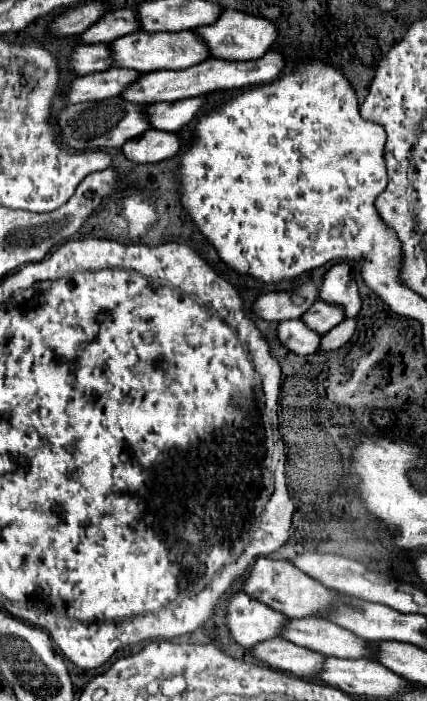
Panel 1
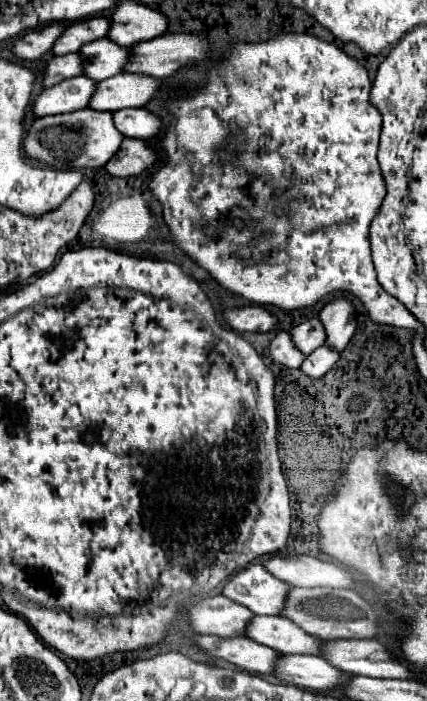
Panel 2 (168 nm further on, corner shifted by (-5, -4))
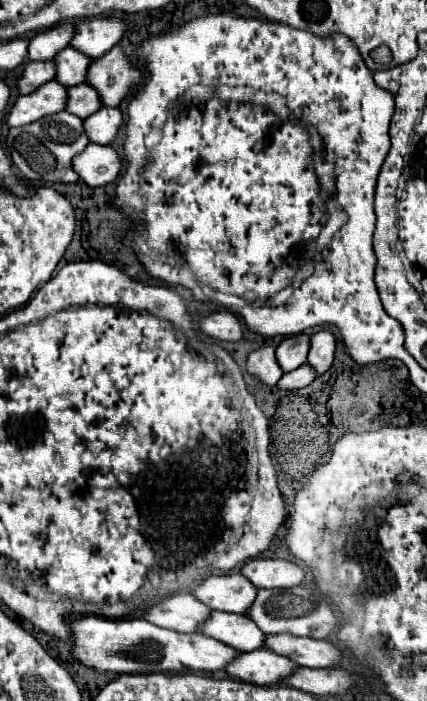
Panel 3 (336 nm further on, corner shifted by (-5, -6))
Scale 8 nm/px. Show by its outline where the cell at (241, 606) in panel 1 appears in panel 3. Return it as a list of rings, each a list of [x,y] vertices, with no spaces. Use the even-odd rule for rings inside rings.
[[[178,593],[148,607],[142,617],[164,629],[192,633],[208,619],[210,611],[210,607],[194,599],[190,593]]]

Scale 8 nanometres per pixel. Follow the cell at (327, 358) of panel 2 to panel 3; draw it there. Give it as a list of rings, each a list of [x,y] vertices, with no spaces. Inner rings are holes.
[[[304,363],[302,367],[290,371],[290,373],[284,373],[282,379],[278,381],[278,389],[286,389],[286,391],[296,391],[296,389],[302,389],[302,387],[308,387],[312,381],[316,379],[316,373],[314,369]]]

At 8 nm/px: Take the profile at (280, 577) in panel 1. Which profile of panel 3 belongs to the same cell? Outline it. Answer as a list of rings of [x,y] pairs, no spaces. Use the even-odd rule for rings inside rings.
[[[240,573],[210,575],[192,591],[192,595],[210,609],[226,613],[246,613],[256,593],[258,589]]]

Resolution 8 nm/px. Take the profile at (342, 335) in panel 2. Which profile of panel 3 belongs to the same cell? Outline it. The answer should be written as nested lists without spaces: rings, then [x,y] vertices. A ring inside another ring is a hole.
[[[320,331],[310,337],[310,351],[308,351],[308,365],[314,367],[316,375],[322,375],[330,369],[334,361],[336,339],[330,331]]]

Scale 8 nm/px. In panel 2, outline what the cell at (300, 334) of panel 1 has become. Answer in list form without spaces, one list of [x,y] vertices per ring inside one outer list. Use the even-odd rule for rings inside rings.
[[[280,331],[272,343],[270,343],[270,357],[276,363],[282,363],[286,367],[300,367],[302,361],[306,359],[304,353],[298,353],[298,349],[294,349],[294,341],[290,337],[290,331]]]

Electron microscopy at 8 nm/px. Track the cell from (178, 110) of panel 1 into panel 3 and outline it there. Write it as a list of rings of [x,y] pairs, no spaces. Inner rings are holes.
[[[100,107],[94,115],[84,119],[88,139],[98,145],[108,145],[110,141],[114,141],[120,125],[122,125],[122,113],[120,109],[112,107]]]

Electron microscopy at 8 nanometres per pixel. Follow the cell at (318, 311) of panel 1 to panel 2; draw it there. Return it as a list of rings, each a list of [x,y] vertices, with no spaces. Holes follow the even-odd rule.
[[[310,317],[298,323],[296,327],[292,327],[290,333],[294,337],[296,347],[306,355],[326,343],[326,331],[322,329],[322,321],[318,321],[318,317]]]

